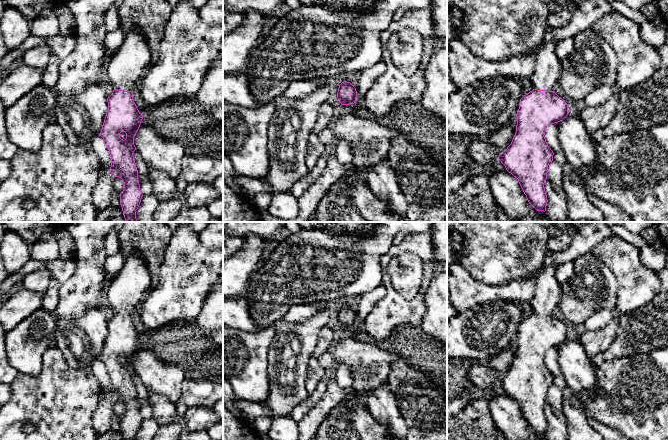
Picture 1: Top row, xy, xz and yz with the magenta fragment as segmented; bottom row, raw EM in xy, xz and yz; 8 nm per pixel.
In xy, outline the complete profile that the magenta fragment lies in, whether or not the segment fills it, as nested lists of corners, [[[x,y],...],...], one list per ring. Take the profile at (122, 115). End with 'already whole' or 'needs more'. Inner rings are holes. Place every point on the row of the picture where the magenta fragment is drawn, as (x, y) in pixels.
[[[132,28],[106,64],[107,77],[114,90],[107,98],[108,110],[99,135],[106,142],[111,157],[108,171],[124,182],[120,204],[127,222],[137,222],[136,210],[143,196],[133,153],[136,150],[134,137],[144,115],[133,100],[133,91],[150,62],[151,52],[144,33]]]; needs more

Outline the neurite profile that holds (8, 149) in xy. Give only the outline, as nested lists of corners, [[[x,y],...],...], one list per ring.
[[[0,101],[0,158],[11,160],[19,148],[8,138],[5,126],[5,110],[6,107]]]

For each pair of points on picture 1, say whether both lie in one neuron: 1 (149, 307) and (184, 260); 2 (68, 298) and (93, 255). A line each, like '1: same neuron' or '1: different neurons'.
1: same neuron
2: same neuron

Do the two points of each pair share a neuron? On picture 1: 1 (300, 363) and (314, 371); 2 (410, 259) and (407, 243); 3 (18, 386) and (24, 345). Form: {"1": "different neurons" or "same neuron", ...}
{"1": "different neurons", "2": "different neurons", "3": "different neurons"}

